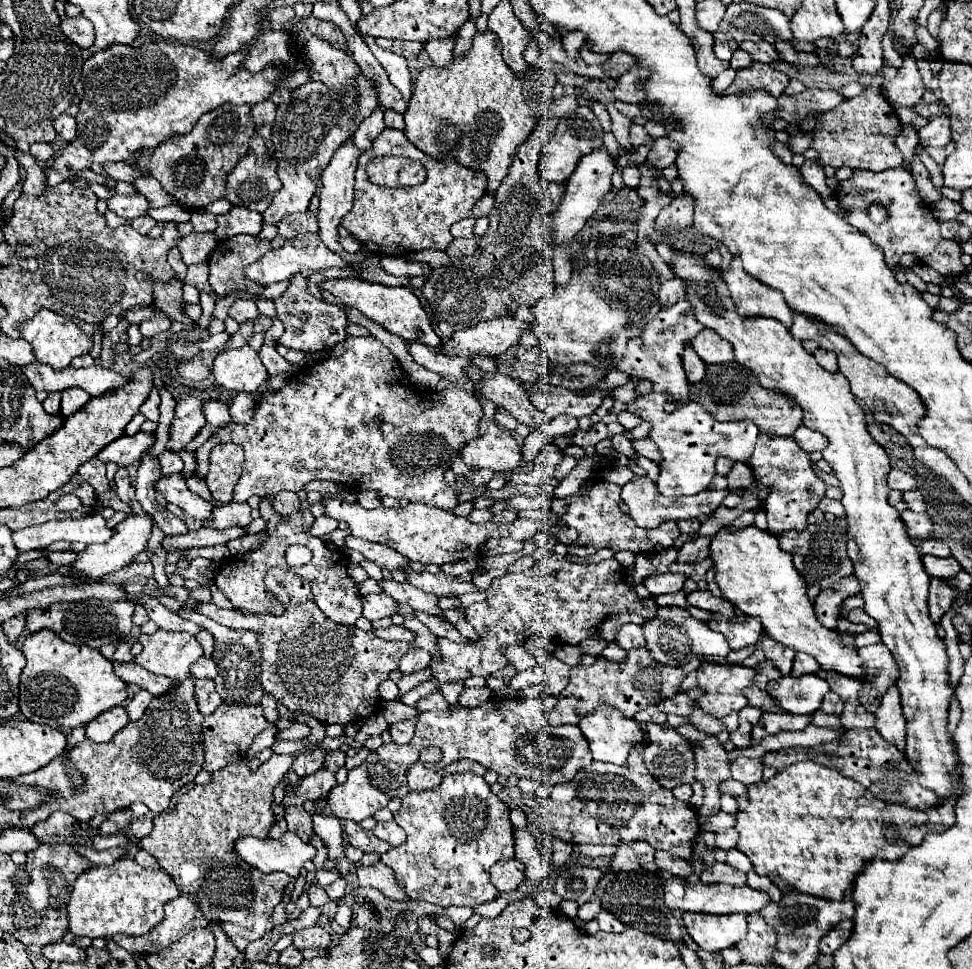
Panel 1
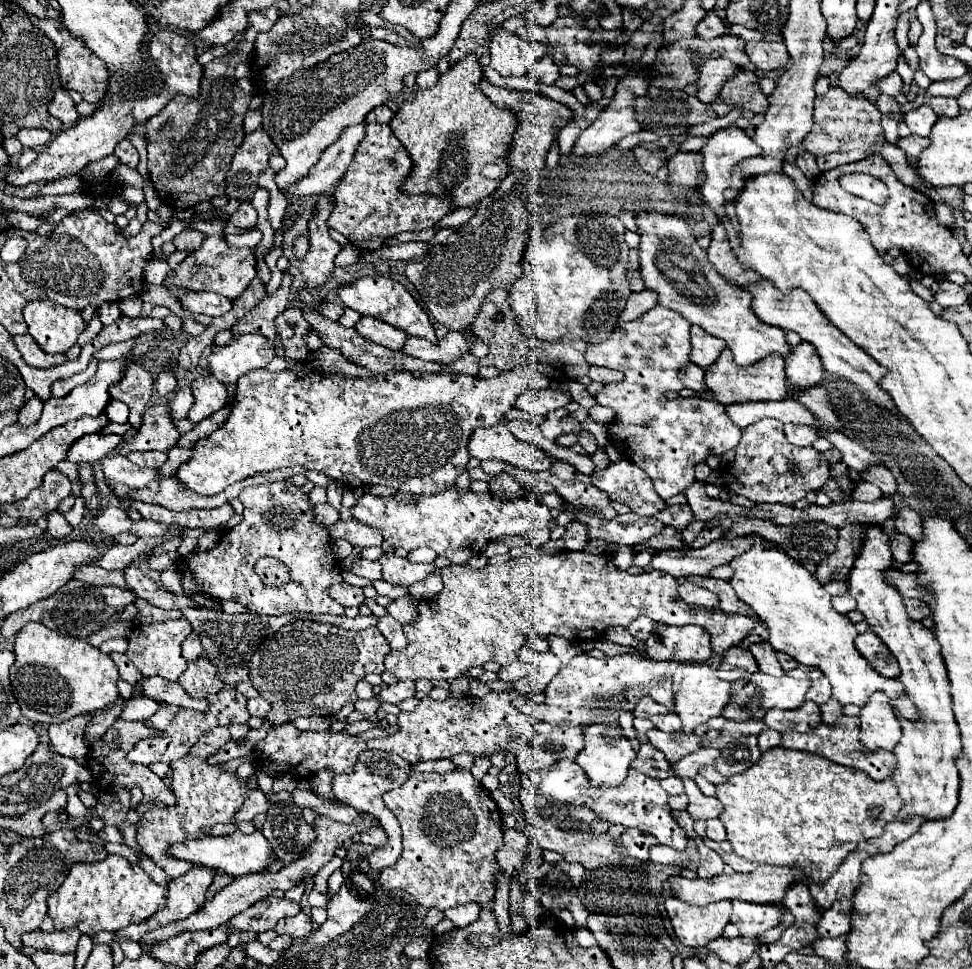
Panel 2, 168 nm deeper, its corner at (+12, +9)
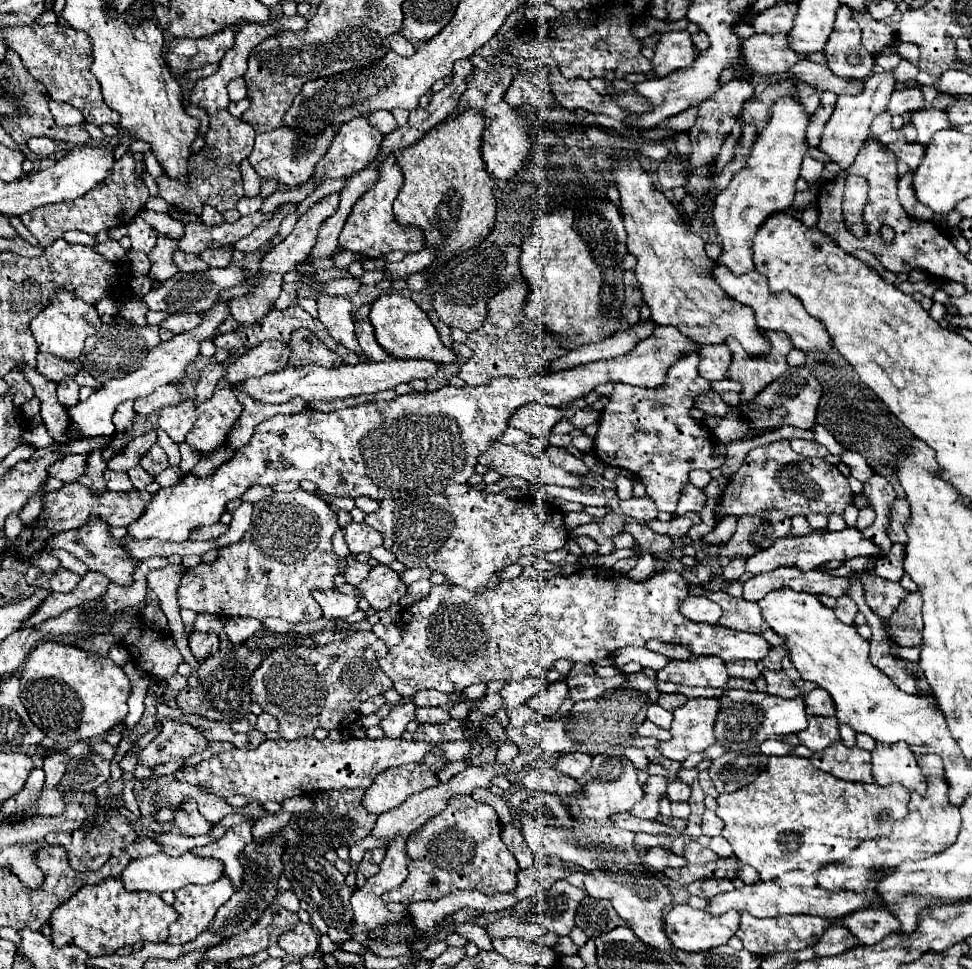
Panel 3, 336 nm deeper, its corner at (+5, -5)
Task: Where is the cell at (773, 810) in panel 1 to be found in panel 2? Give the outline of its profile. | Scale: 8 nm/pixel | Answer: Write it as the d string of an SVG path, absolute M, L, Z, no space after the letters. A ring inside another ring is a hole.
M785 747L769 749L747 773L729 777L727 783L717 785L717 799L725 807L719 819L723 821L727 829L727 841L733 845L737 855L745 857L747 861L769 865L813 863L819 867L817 883L827 881L859 841L879 837L883 827L894 820L904 806L897 783L893 783L891 777L881 782L875 781L853 767L837 765L815 753L793 751Z

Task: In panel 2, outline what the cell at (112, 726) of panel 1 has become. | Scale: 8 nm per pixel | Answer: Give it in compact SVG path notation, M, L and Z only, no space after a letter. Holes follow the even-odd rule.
M85 713L85 717L73 717L59 725L51 725L49 737L51 737L55 751L59 755L73 757L77 763L83 765L87 761L87 753L89 753L89 749L85 747L85 729L89 723L93 723L93 717L95 715Z

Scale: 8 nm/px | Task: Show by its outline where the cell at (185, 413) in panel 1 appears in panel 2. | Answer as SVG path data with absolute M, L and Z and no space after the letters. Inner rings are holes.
M167 403L153 405L143 415L141 429L123 445L121 453L129 451L169 451L173 445L177 445L181 433L175 427L175 419L171 415L171 407Z

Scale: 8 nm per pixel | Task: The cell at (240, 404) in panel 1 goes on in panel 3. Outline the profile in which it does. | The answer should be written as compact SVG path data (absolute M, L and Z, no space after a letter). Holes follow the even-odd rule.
M168 467L164 469L158 477L156 477L158 485L160 487L170 487L170 485L176 485L180 481L180 469L178 467Z

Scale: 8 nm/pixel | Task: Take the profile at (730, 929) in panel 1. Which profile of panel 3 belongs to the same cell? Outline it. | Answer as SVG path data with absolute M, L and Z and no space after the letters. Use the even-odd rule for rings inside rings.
M674 905L666 917L664 917L664 929L670 937L672 945L682 951L706 951L718 945L726 945L730 937L740 927L740 913L738 911L726 911L724 915L708 915L708 911L692 909L690 905Z

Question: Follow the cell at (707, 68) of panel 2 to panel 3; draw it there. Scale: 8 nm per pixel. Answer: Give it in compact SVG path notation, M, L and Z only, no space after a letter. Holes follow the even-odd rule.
M728 81L720 87L720 91L716 91L716 95L712 95L712 99L706 99L700 103L698 107L698 119L694 123L694 127L690 129L690 141L692 141L692 155L690 155L690 171L694 171L700 165L710 165L716 157L718 151L724 143L724 139L728 137L736 117L740 115L740 109L744 105L744 101L748 101L754 95L754 85L748 81Z

